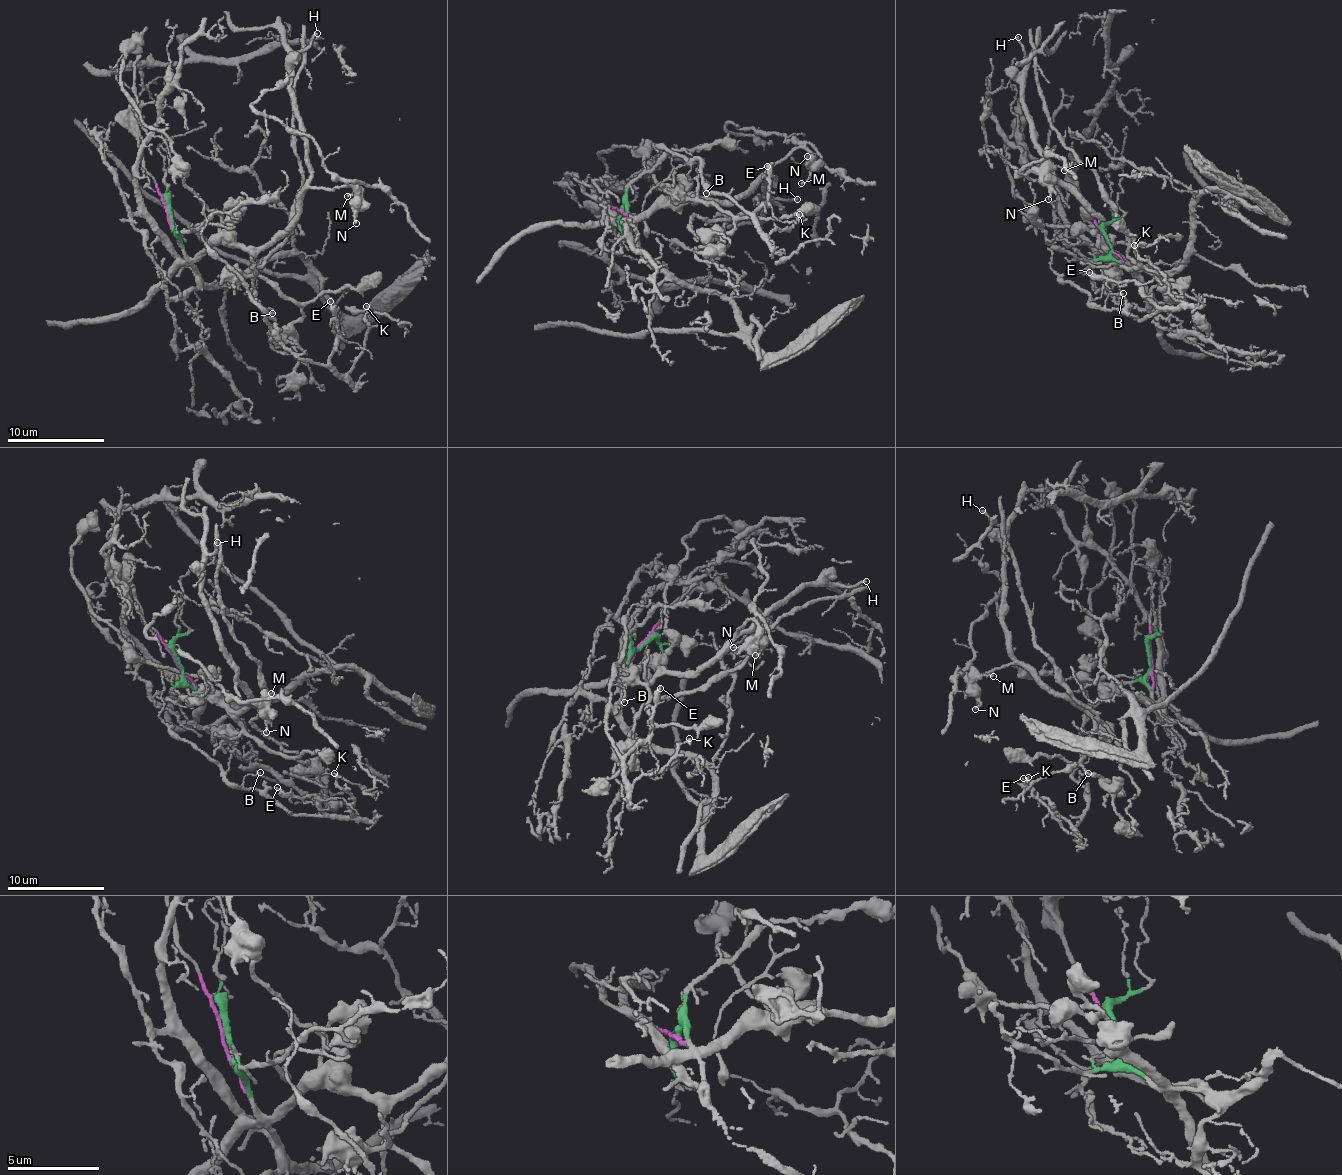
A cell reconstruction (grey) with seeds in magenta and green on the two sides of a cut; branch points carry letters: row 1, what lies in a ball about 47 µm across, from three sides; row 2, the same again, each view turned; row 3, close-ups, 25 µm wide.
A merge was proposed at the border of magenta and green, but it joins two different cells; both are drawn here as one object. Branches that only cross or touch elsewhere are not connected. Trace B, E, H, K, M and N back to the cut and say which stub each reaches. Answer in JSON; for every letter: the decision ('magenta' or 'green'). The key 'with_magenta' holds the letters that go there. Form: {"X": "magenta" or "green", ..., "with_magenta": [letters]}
{"B": "green", "E": "green", "H": "magenta", "K": "green", "M": "magenta", "N": "magenta", "with_magenta": ["H", "M", "N"]}

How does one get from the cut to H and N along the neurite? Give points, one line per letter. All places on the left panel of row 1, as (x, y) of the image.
H: (169, 215), (169, 228), (191, 257), (215, 245), (266, 246), (287, 229), (309, 183), (290, 57), (316, 32)
N: (169, 215), (169, 228), (191, 257), (215, 245), (271, 244), (311, 187), (344, 185), (355, 194), (357, 223)

